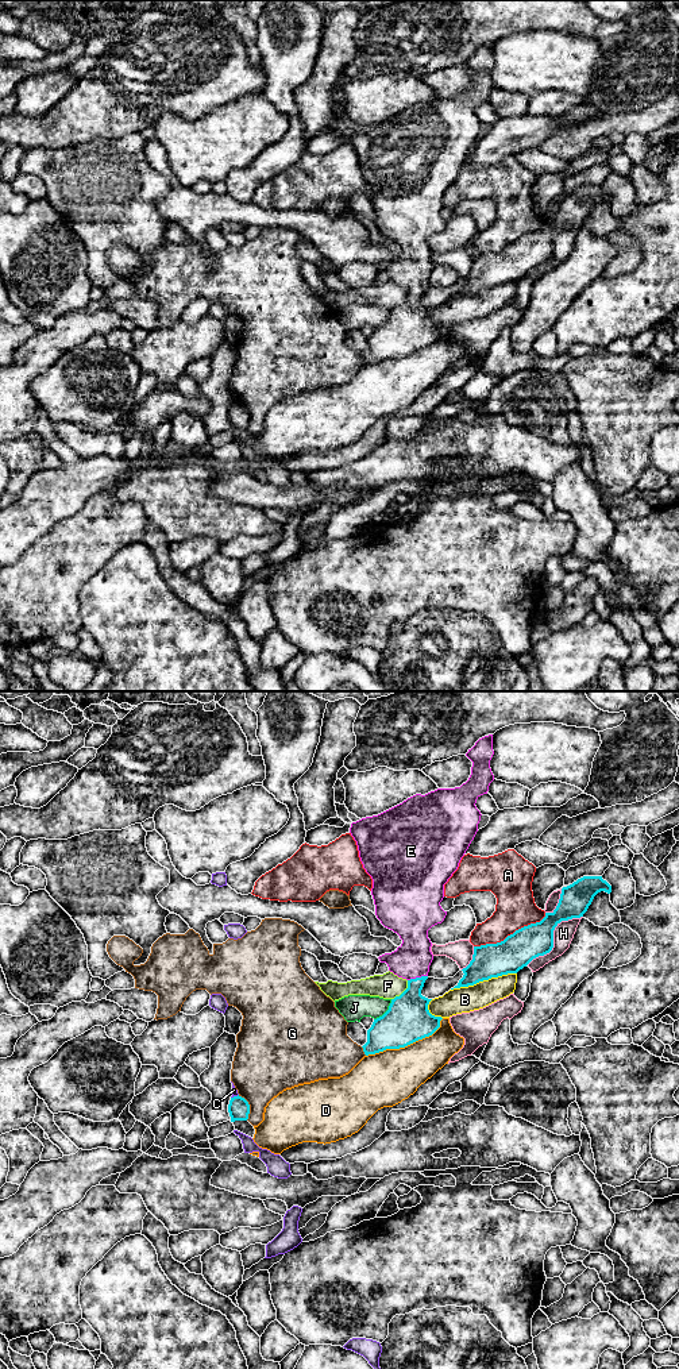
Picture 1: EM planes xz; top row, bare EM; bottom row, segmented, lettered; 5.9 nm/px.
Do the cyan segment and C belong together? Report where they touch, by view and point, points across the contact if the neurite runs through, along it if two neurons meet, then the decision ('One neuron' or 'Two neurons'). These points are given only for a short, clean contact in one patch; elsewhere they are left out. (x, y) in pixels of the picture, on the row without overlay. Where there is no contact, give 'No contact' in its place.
Touches cyan at xz (234, 405). Boundary: xz (238, 403), (231, 407). Two neurons

